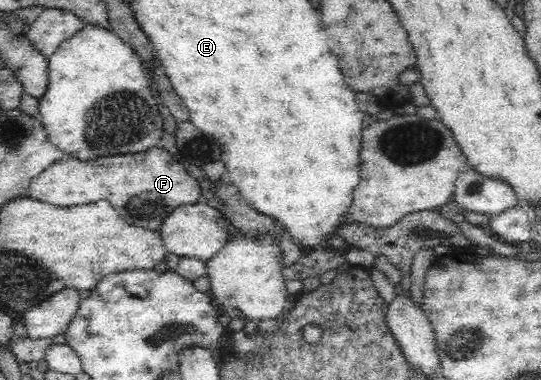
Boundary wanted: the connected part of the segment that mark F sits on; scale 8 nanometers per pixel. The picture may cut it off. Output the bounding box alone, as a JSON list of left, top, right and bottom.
[26,146,203,231]

